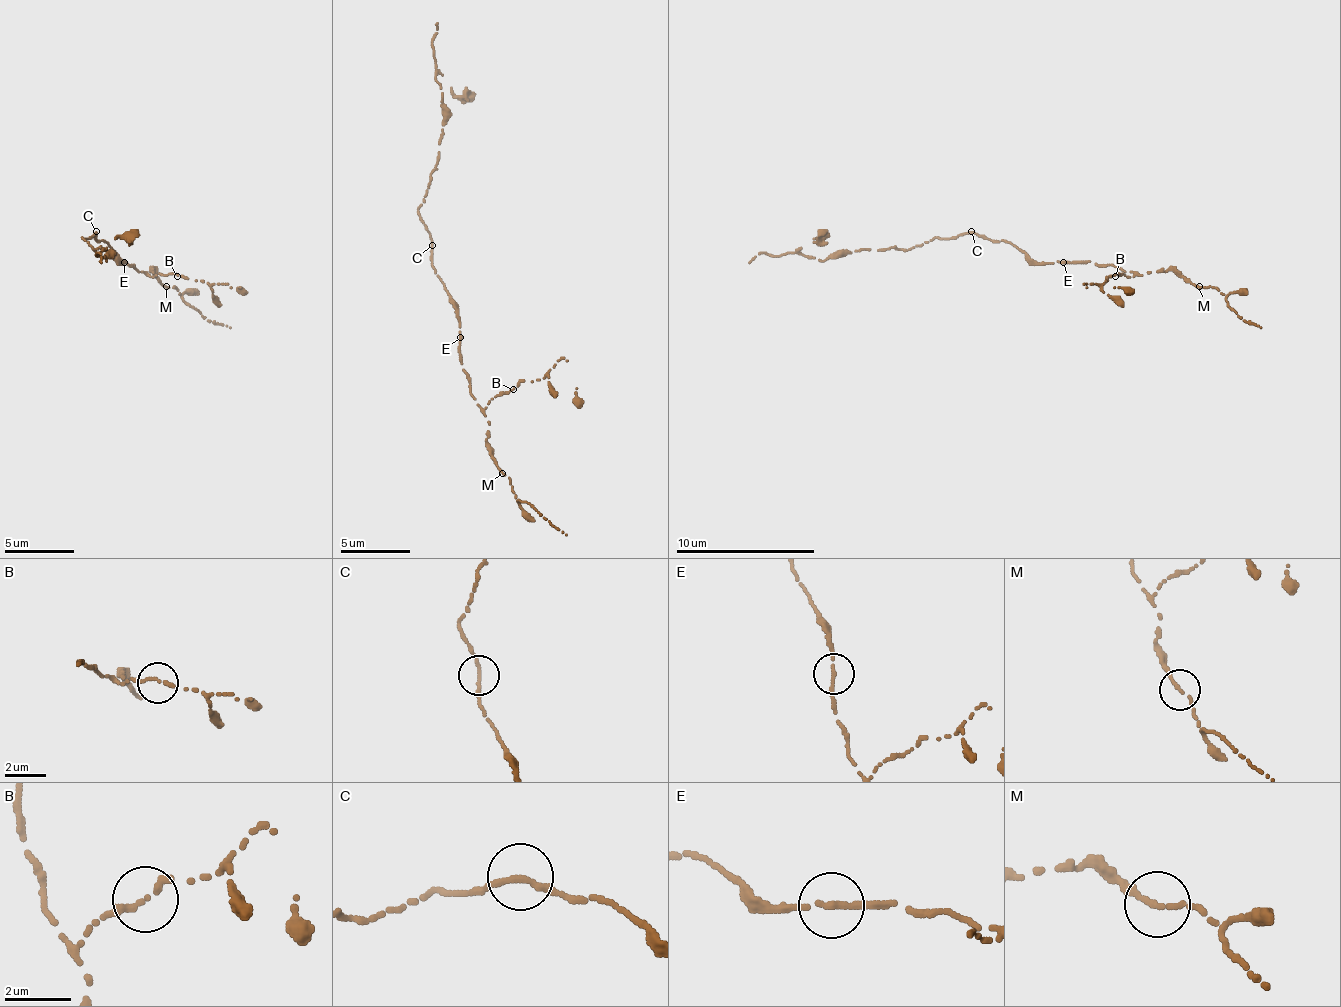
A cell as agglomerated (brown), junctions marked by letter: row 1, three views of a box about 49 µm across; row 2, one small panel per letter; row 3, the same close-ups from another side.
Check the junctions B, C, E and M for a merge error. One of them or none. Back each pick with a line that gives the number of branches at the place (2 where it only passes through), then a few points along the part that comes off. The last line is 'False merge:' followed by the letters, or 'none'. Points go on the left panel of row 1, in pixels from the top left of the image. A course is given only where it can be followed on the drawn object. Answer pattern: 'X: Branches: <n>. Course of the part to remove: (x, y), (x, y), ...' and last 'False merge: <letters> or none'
False merge: none

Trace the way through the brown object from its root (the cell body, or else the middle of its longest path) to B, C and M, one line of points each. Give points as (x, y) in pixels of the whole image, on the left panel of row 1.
B: (114, 252), (121, 262), (135, 265), (138, 272), (149, 276), (173, 272), (177, 276)
C: (114, 252), (104, 241), (97, 241), (97, 231)
M: (114, 252), (121, 262), (135, 265), (138, 272), (149, 276), (152, 269), (166, 286)

